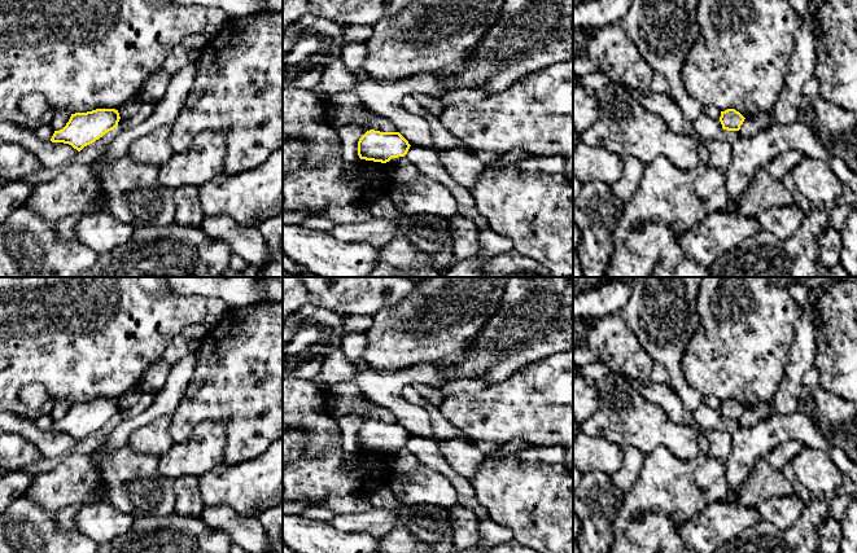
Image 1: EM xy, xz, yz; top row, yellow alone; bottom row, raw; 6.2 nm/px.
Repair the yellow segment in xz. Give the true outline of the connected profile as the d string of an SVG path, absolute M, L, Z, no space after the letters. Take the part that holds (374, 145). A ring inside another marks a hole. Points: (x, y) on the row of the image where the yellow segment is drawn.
M367 131L358 141L360 159L386 163L392 158L405 157L408 141L399 132Z

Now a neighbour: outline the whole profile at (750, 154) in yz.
M795 122L770 124L751 137L739 137L733 144L730 166L725 172L727 203L722 211L738 212L738 198L749 188L757 170L764 168L783 152L799 152L803 157L825 161L843 185L857 196L857 172L832 154L808 126Z

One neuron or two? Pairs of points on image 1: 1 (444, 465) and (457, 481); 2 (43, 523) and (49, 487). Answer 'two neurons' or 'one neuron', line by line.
1: one neuron
2: two neurons

